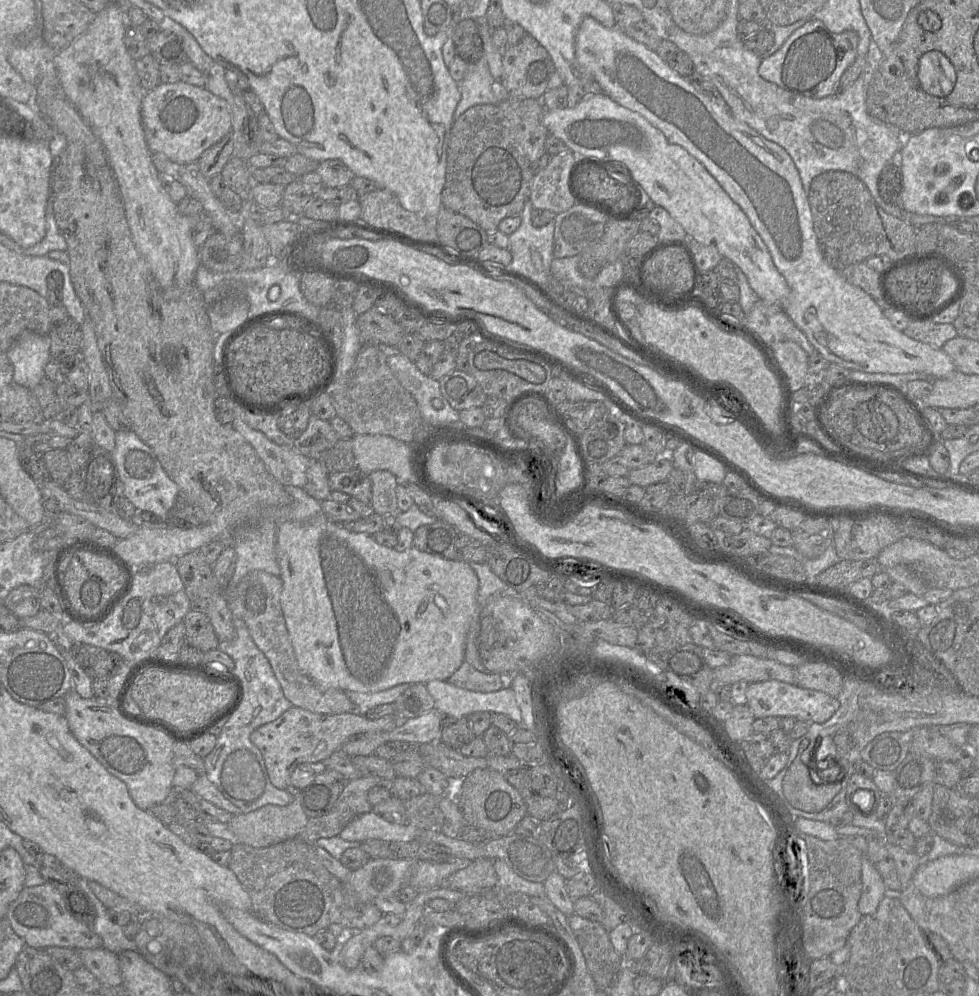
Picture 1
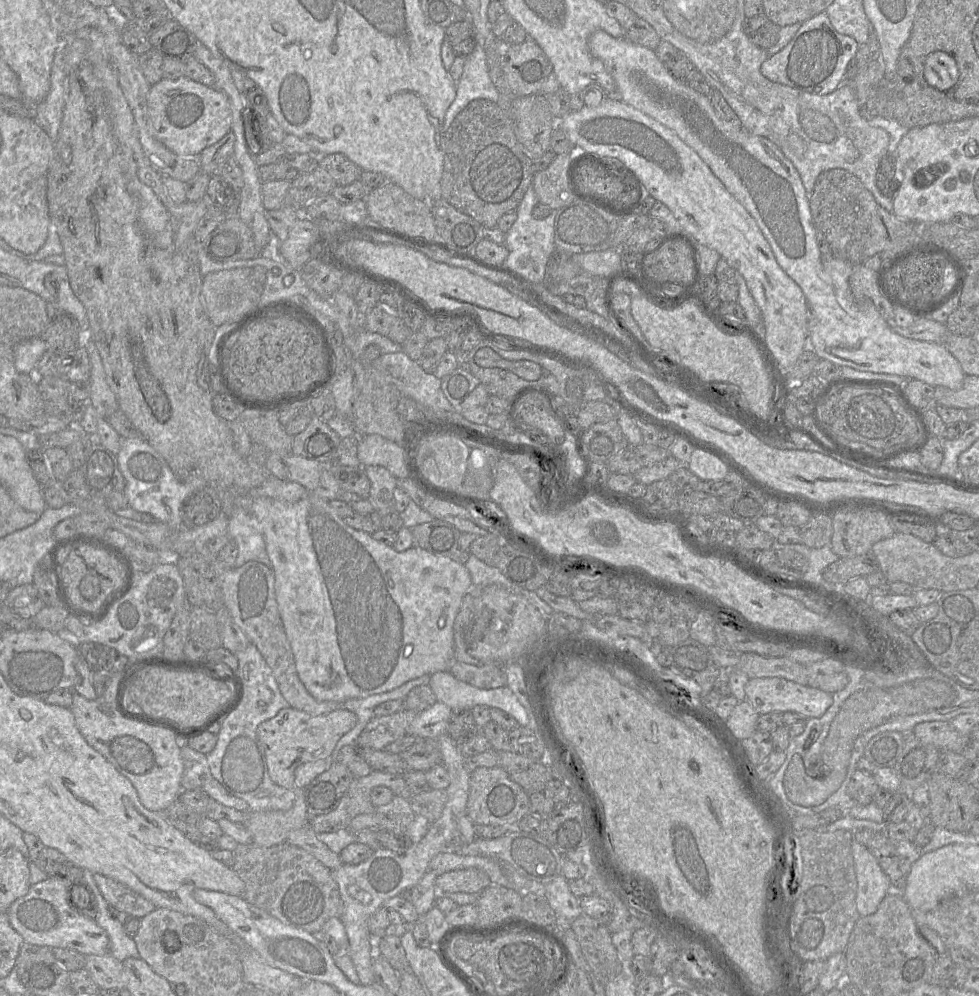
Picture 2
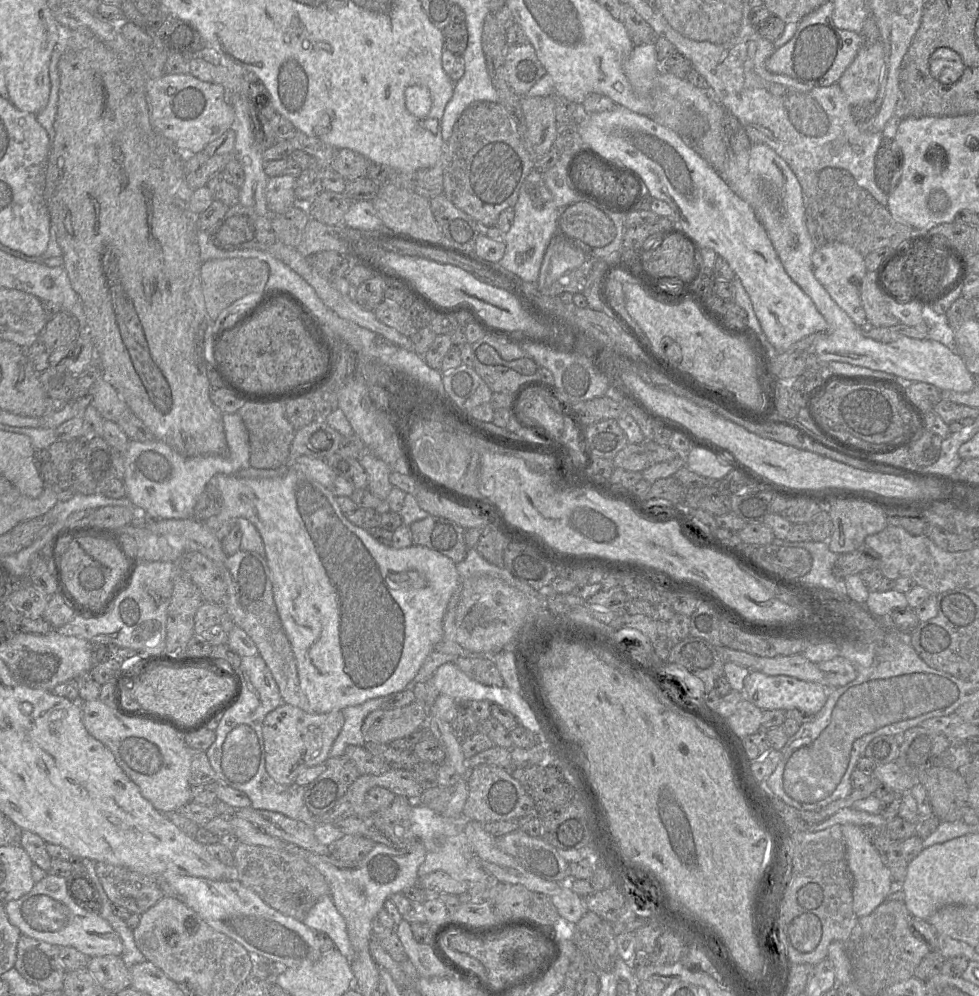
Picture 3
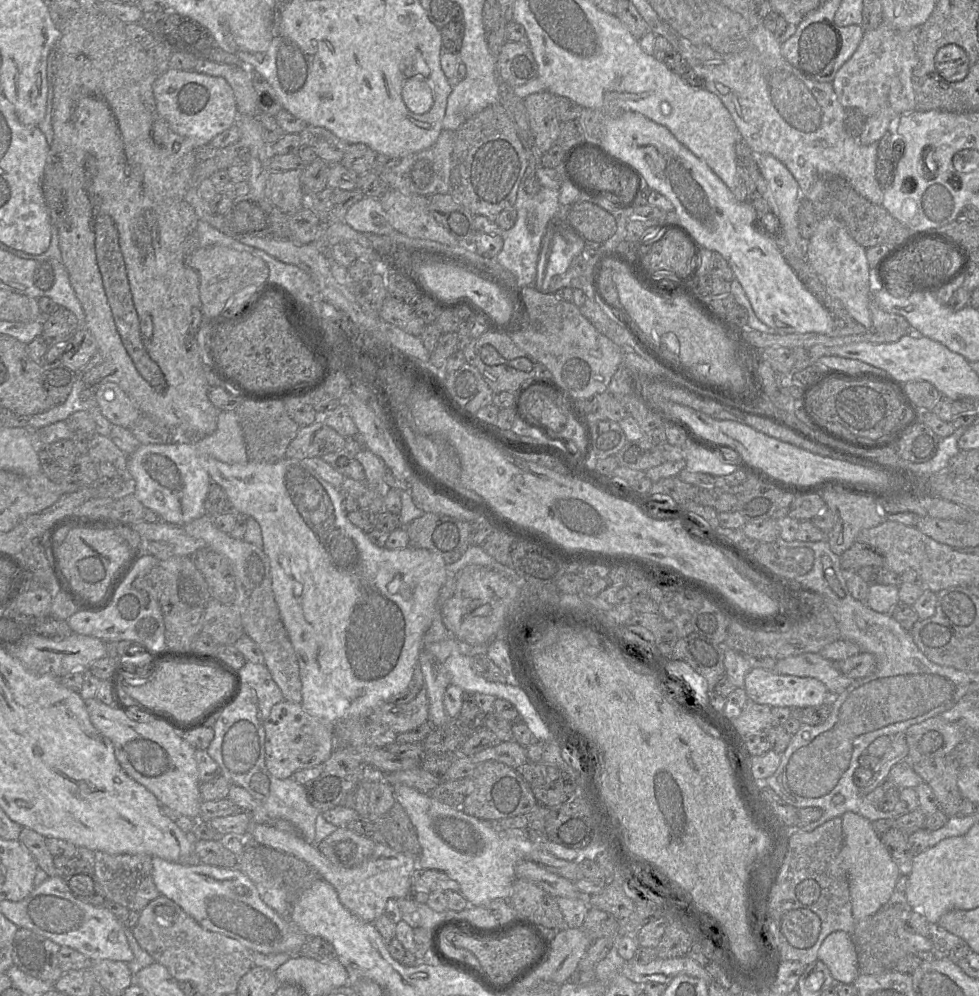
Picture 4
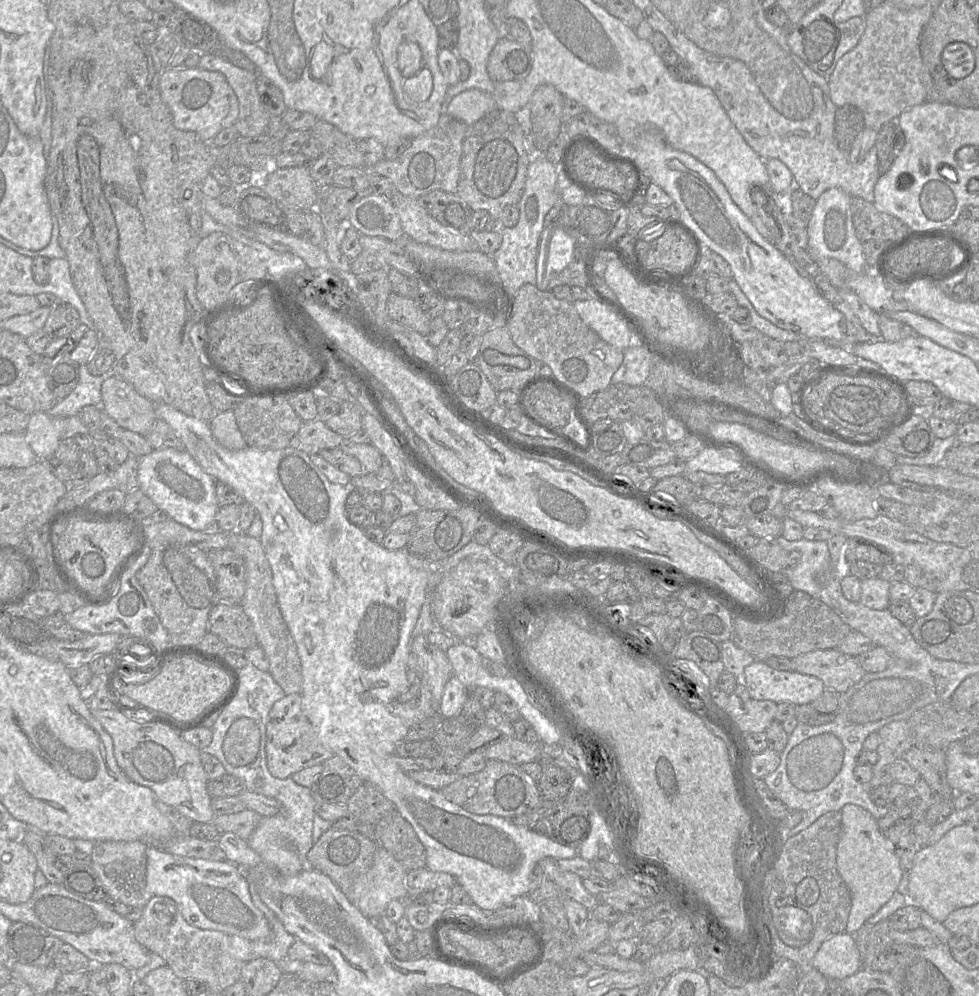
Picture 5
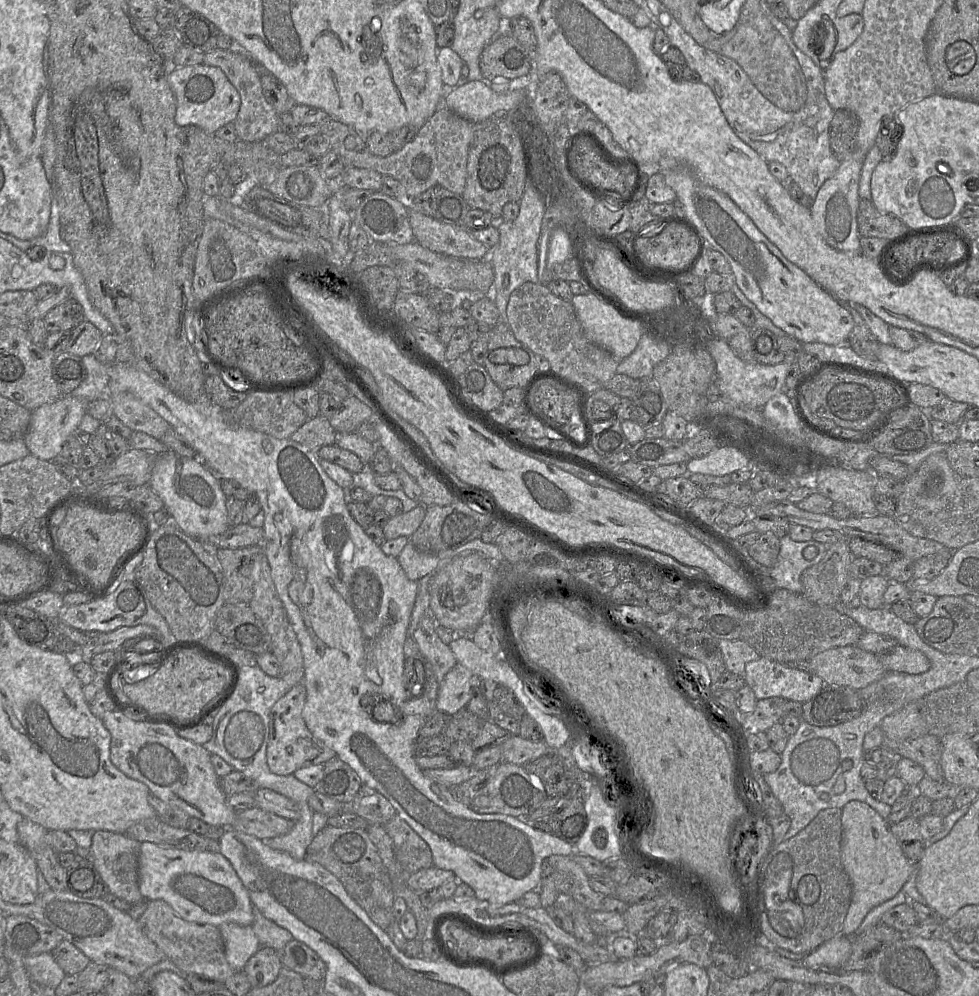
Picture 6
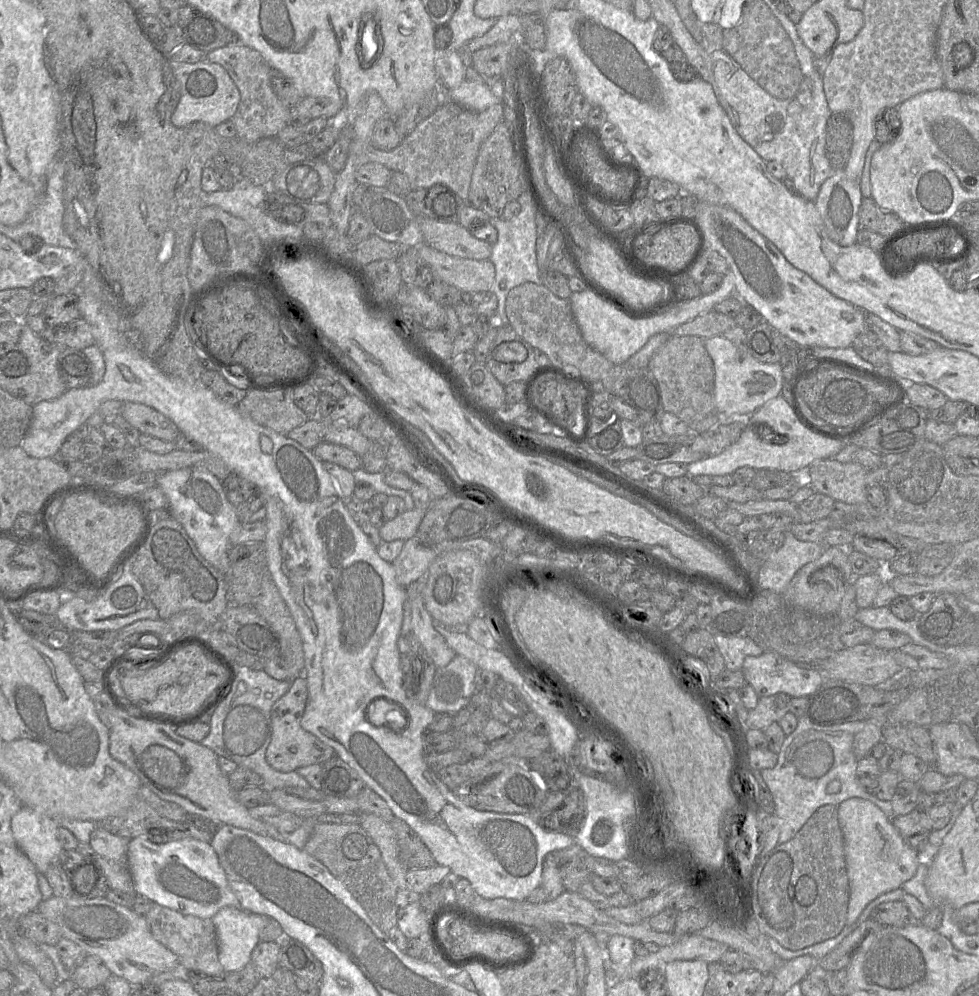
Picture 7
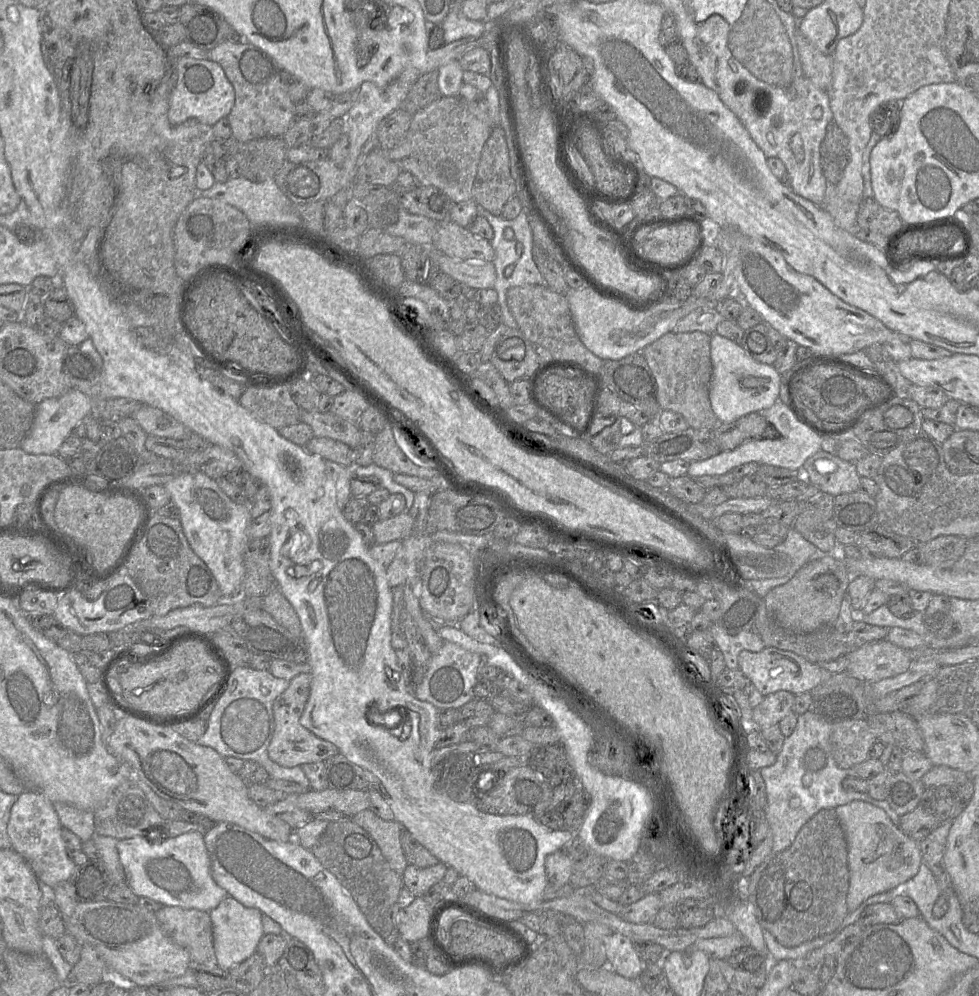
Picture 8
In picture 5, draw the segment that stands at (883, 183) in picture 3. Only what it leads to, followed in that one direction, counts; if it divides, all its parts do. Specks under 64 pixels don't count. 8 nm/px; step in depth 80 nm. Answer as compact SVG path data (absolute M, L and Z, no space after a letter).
M897 118L881 127L875 142L879 177L889 171L904 145L905 135L897 125Z

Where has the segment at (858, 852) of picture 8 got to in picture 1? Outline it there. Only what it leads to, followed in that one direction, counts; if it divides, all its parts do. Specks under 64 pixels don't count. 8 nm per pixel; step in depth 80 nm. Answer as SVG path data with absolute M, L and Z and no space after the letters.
M864 855L861 870L862 891L858 909L863 915L873 914L887 894L883 879L875 866Z

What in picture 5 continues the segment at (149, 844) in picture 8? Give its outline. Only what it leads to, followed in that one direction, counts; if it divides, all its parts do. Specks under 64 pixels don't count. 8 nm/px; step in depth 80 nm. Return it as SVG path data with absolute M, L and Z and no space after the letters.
M157 847L146 850L146 886L152 896L172 899L186 922L200 929L217 930L250 941L270 934L264 914L253 904L245 872L224 861L209 861L167 853Z

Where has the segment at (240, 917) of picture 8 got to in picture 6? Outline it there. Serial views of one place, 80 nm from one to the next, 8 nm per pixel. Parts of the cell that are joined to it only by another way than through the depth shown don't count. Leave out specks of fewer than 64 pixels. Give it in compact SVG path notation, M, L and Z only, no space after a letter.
M223 923L219 926L225 945L225 957L231 968L242 971L249 958L260 947L252 926Z

